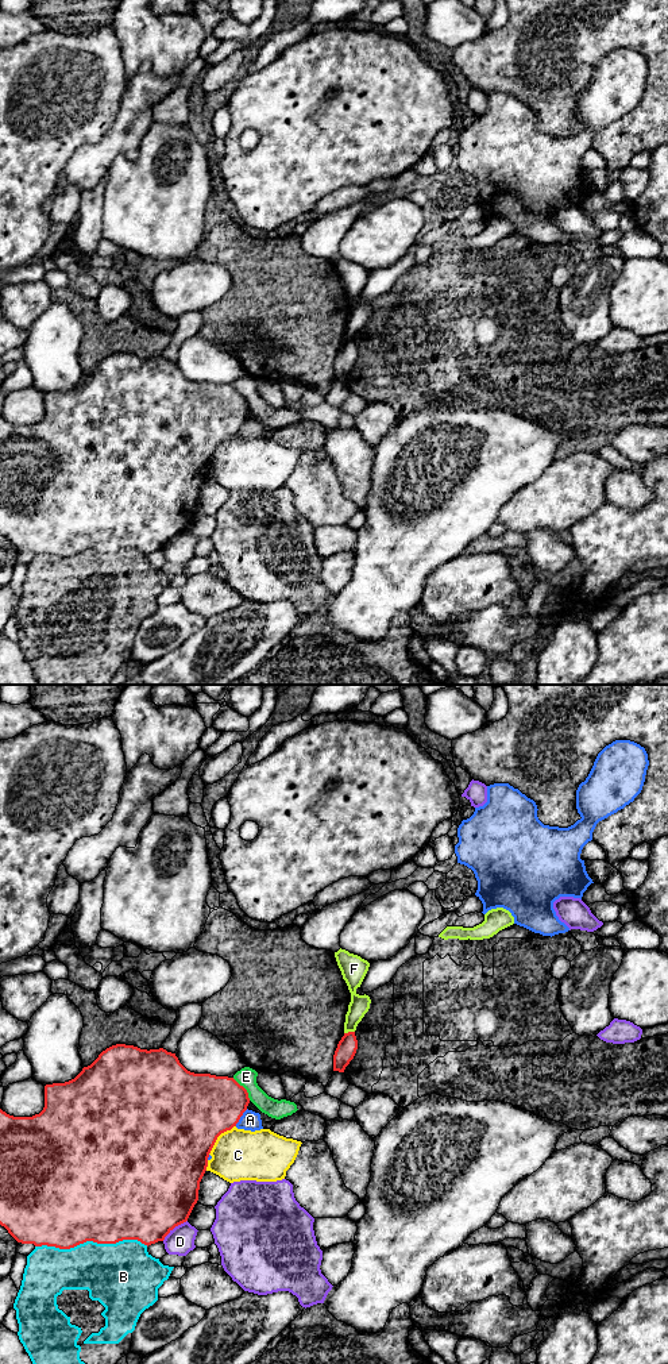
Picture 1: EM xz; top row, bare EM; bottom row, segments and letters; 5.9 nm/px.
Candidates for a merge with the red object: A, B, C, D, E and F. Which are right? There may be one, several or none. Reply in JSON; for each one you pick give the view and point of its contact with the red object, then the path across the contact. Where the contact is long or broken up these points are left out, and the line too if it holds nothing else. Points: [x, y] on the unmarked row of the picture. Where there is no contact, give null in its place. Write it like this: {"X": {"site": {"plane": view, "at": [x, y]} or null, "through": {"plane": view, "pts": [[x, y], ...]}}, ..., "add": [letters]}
{"add": []}

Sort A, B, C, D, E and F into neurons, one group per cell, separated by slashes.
A / B / C / D / E / F

